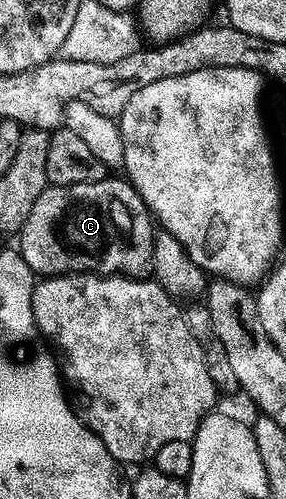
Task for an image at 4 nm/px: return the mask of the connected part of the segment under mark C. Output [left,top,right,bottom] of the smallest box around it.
[19,175,155,278]

